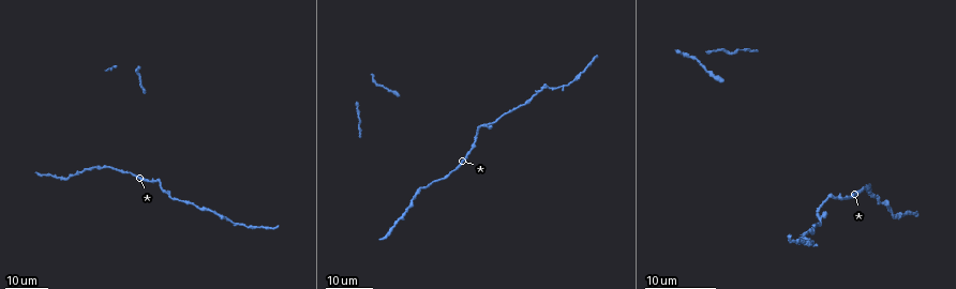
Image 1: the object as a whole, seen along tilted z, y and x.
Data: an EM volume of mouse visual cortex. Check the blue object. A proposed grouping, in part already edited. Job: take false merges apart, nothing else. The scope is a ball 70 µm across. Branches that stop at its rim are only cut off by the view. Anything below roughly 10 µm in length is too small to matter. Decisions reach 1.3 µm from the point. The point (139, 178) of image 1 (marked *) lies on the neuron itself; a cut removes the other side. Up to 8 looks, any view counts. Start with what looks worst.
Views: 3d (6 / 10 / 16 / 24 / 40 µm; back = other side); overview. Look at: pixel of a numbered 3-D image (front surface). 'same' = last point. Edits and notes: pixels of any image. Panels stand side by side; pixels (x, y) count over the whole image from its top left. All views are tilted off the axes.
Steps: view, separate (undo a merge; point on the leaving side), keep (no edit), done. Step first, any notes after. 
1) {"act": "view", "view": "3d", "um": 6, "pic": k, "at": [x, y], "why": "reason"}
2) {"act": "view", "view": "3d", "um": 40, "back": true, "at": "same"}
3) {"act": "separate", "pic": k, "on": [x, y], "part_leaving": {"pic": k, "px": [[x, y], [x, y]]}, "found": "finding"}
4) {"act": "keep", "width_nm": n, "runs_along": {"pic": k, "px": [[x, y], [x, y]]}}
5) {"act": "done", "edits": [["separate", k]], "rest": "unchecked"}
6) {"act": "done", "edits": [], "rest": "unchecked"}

{"act": "view", "view": "3d", "um": 24, "pic": 1, "at": [818, 216], "why": "calibre changes"}

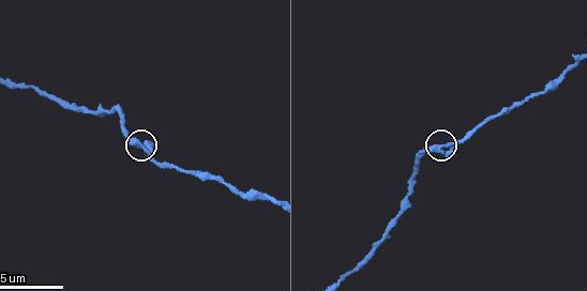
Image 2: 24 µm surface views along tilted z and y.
{"act": "view", "view": "3d", "um": 10, "pic": 2, "at": [138, 144]}

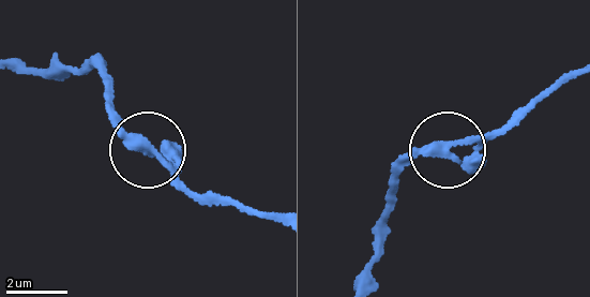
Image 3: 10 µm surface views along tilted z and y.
{"act": "keep", "runs_along": {"pic": 3, "px": [[20, 67], [96, 69], [117, 122], [199, 204]]}, "found": "continuous, no second neuron"}

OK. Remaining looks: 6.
{"act": "view", "view": "3d", "um": 16, "pic": 1, "at": [105, 167]}

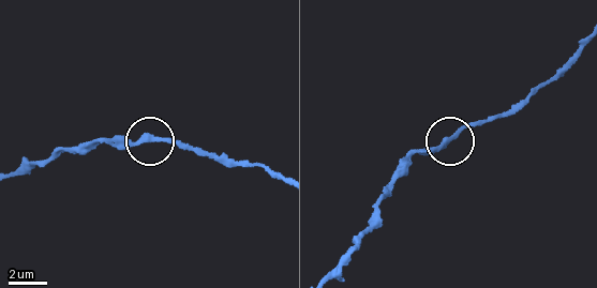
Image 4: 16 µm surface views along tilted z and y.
{"act": "view", "view": "3d", "um": 6, "pic": 4, "at": [146, 136]}

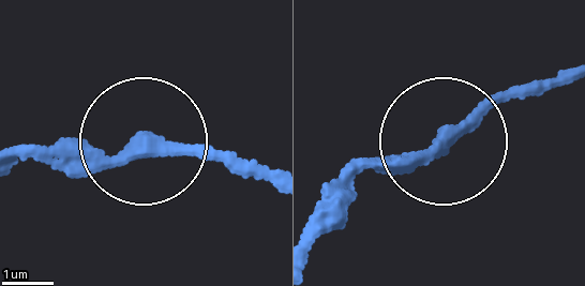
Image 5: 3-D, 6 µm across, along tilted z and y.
{"act": "keep", "side_arm_um": 20, "runs_along": {"pic": 5, "px": [[574, 68], [506, 95], [439, 147], [362, 161], [320, 197]]}, "found": "one neuron here"}

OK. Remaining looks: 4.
{"act": "view", "view": "3d", "um": 16, "pic": 1, "at": [554, 88], "why": "calibre changes"}

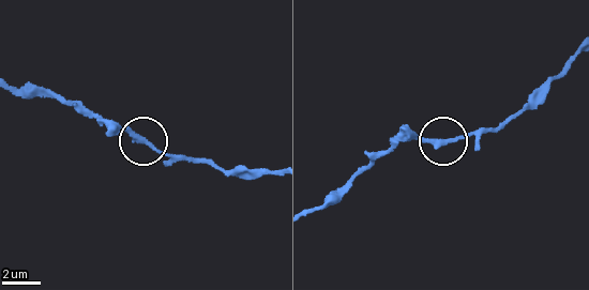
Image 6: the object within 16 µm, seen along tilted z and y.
{"act": "view", "view": "3d", "um": 10, "pic": 6, "at": [437, 143]}

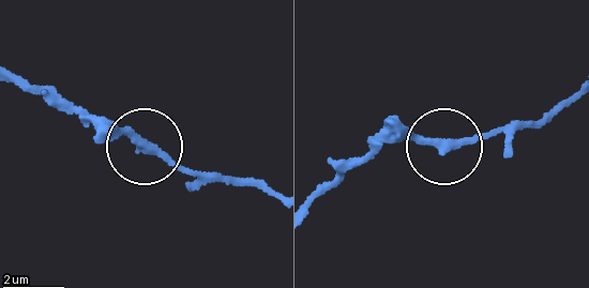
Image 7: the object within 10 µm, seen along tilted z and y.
{"act": "keep", "width_nm": 280, "runs_along": {"pic": 7, "px": [[319, 196], [391, 141], [451, 148], [512, 134]]}, "found": "one neuron here"}

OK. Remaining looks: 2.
{"act": "view", "view": "3d", "um": 10, "pic": 2, "at": [117, 108]}

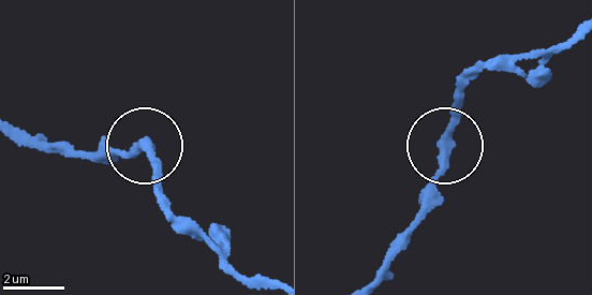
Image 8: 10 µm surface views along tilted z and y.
{"act": "keep", "side_arm_um": 33, "runs_along": {"pic": 8, "px": [[373, 278], [417, 216], [465, 72]]}, "found": "continuous, no second neuron"}

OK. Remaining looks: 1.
{"act": "done", "edits": [], "rest": "unchecked"}

